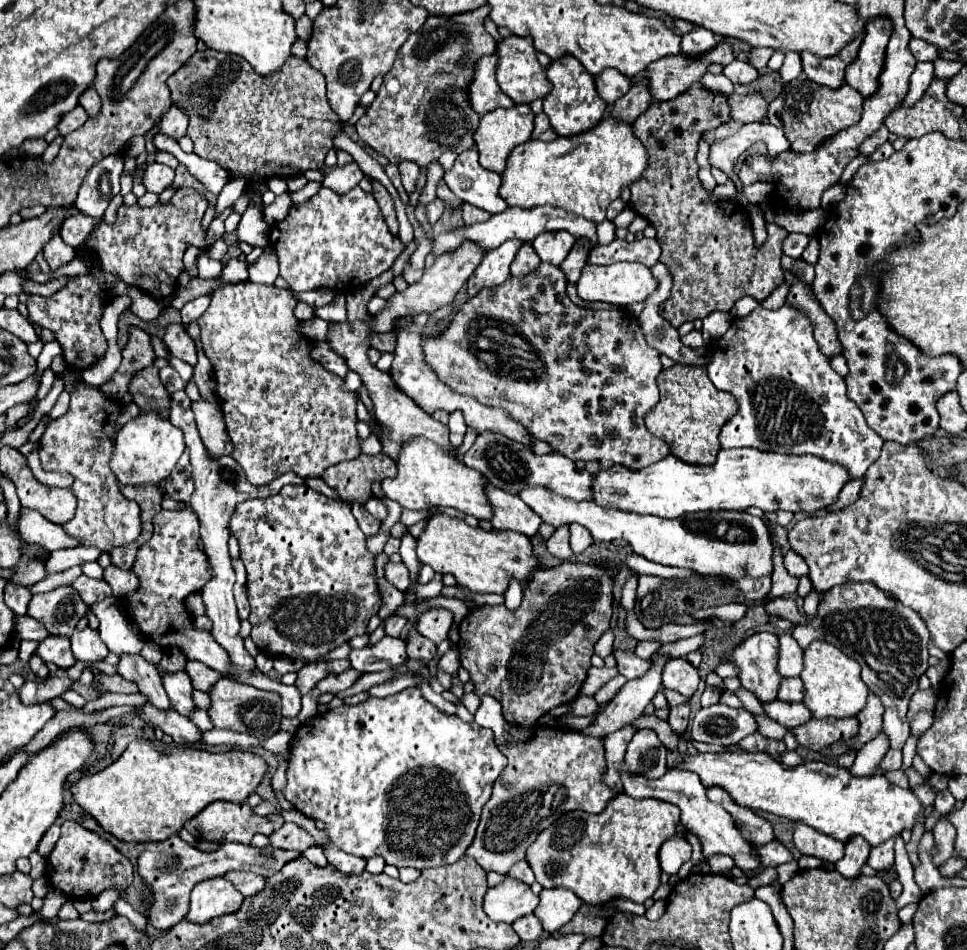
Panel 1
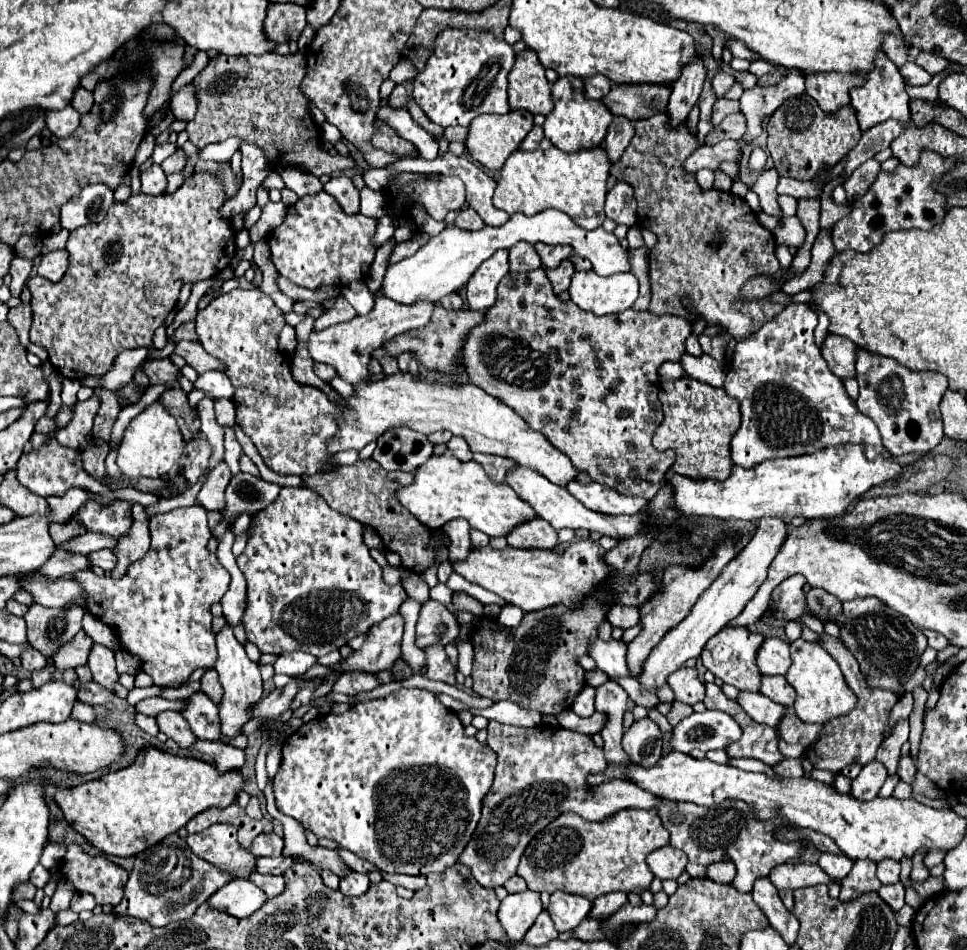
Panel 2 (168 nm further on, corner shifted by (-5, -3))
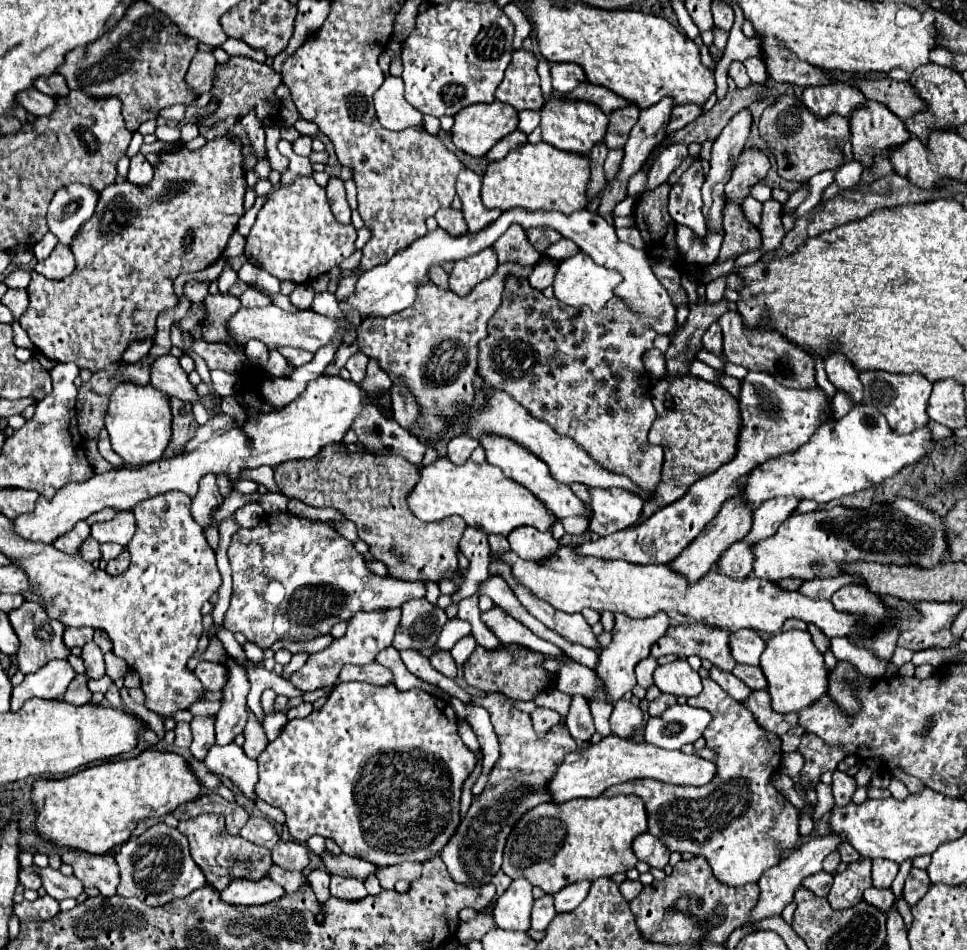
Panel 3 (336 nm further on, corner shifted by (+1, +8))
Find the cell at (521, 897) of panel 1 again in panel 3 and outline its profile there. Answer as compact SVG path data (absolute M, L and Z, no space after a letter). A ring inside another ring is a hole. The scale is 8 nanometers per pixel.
M518 877L510 887L498 897L494 909L494 921L500 929L528 931L530 929L530 909L532 909L532 885L528 879Z

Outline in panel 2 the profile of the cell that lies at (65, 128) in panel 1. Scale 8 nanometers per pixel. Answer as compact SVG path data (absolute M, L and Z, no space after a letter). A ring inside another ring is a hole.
M66 106L62 110L46 110L46 128L56 138L70 136L78 128L78 122L80 114L72 106Z

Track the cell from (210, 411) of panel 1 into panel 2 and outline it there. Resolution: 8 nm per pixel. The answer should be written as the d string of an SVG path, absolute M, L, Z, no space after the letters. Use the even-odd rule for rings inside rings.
M220 462L206 478L206 484L202 486L200 494L198 494L198 504L204 510L222 510L226 500L224 500L224 490L230 482L232 474L226 466L226 462Z

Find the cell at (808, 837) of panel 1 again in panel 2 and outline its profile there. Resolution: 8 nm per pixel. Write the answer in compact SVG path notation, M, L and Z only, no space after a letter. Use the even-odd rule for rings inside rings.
M824 852L824 854L820 856L818 866L820 866L830 878L842 880L842 878L850 872L852 860L846 858L846 856L840 856L840 854L826 854L826 852Z

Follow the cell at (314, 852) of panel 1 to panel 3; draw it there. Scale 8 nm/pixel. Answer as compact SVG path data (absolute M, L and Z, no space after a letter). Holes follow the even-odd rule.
M314 869L314 871L310 871L308 881L310 881L310 885L312 885L318 901L320 901L320 903L326 903L326 901L328 901L328 895L330 895L330 891L328 891L330 875L328 875L326 871L322 871L322 869Z

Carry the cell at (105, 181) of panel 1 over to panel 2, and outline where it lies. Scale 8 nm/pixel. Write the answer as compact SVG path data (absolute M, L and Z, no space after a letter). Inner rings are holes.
M86 186L60 208L60 226L72 232L80 226L102 222L112 204L114 192L108 186Z

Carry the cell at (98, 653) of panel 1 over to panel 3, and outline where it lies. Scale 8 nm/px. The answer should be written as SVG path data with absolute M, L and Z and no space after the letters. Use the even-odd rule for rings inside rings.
M90 641L90 643L86 643L82 647L82 655L80 657L84 659L86 675L90 679L102 679L104 677L104 655L102 655L100 647L94 641Z

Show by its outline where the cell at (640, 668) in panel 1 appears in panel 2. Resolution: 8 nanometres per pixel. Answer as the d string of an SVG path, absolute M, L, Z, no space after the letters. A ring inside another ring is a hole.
M592 640L588 642L588 656L594 658L596 666L608 674L608 678L616 678L616 676L628 676L626 670L626 644L622 644L620 640Z

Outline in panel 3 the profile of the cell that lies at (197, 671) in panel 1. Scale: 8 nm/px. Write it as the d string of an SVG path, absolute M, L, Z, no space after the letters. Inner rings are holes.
M200 661L198 667L194 669L196 677L202 681L202 685L210 691L218 691L222 689L222 685L226 683L226 669L220 663L212 663L212 661Z

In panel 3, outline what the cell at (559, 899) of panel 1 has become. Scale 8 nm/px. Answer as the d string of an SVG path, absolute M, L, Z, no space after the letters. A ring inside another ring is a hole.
M578 881L578 883L572 883L564 889L560 889L556 895L554 895L554 907L558 913L564 913L564 911L574 911L588 895L588 889L590 889L590 883L588 881Z

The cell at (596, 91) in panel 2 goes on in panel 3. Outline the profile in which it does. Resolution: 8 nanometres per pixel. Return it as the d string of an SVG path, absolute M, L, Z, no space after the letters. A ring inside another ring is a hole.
M556 63L552 65L552 87L558 95L572 93L580 83L586 81L584 69L574 63Z

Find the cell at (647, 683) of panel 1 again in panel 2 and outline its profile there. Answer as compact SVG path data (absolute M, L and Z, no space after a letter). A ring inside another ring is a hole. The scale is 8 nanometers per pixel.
M762 518L760 520L758 530L752 536L752 540L740 550L740 554L736 558L732 558L726 564L726 568L718 574L718 578L712 582L712 586L698 598L692 612L674 630L670 630L658 642L658 646L650 652L646 666L638 678L642 688L654 692L656 688L664 686L666 676L670 672L682 668L682 664L688 658L698 658L698 654L702 652L702 644L706 644L708 638L718 634L730 620L734 620L744 610L746 602L750 602L750 598L756 594L760 584L766 580L768 566L776 558L782 542L786 540L786 532L788 532L788 522L782 518Z

